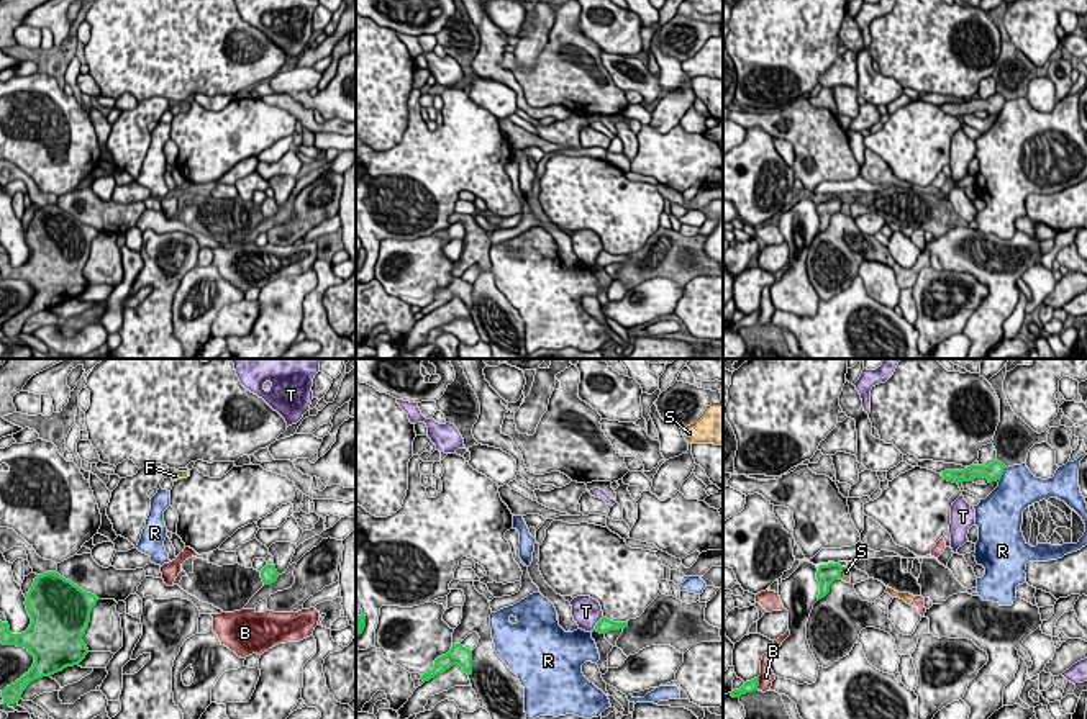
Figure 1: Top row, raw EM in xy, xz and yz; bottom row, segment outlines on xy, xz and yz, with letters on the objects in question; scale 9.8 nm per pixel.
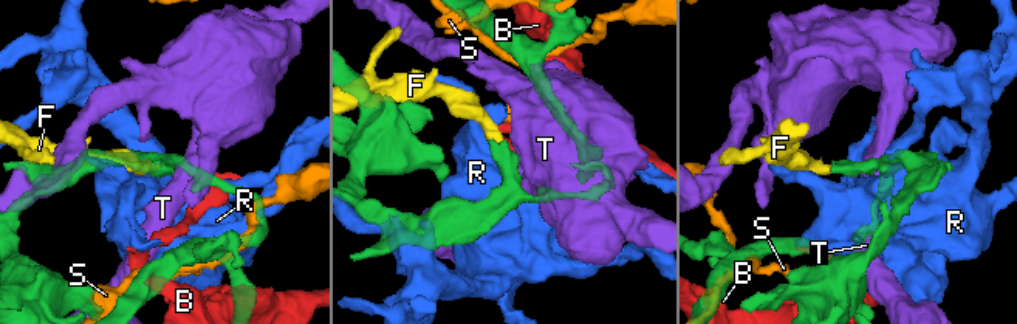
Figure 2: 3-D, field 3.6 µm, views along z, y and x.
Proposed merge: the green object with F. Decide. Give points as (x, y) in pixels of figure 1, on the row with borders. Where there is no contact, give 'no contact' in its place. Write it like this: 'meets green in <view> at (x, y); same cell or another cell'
no contact; same cell

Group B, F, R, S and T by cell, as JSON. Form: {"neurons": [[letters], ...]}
{"neurons": [["B"], ["F"], ["R"], ["S"], ["T"]]}

